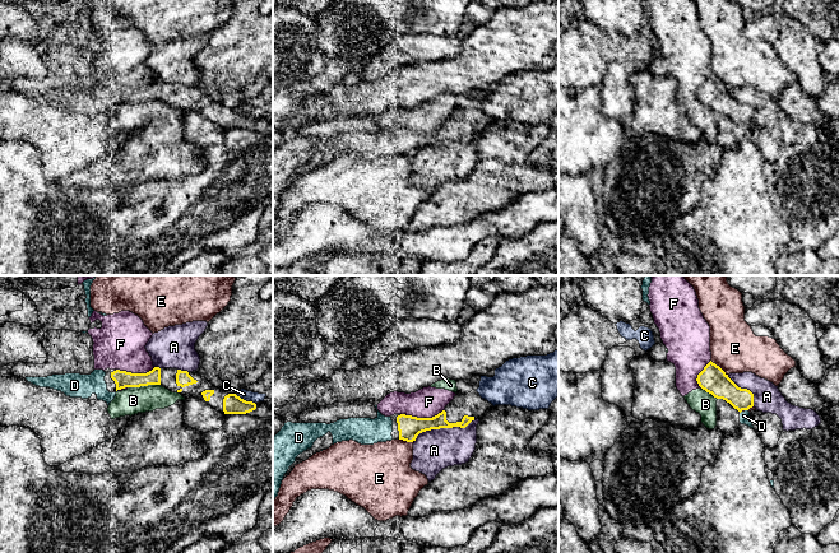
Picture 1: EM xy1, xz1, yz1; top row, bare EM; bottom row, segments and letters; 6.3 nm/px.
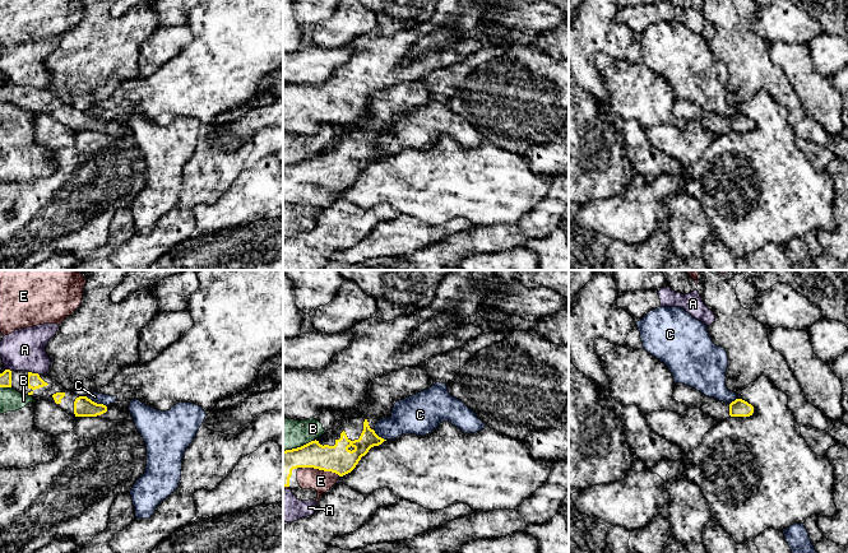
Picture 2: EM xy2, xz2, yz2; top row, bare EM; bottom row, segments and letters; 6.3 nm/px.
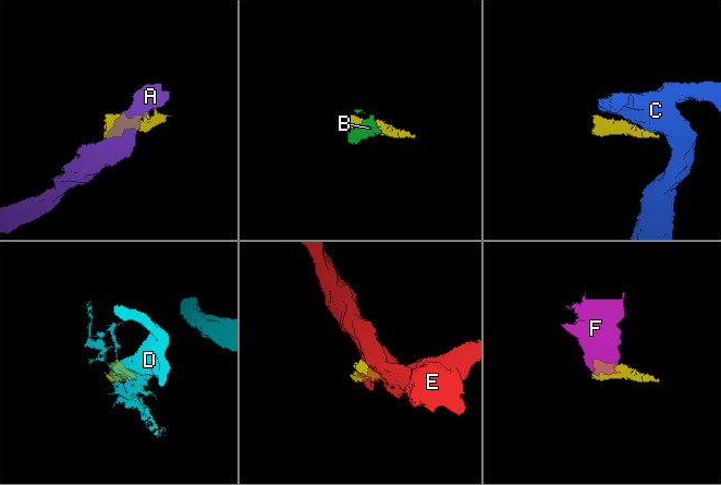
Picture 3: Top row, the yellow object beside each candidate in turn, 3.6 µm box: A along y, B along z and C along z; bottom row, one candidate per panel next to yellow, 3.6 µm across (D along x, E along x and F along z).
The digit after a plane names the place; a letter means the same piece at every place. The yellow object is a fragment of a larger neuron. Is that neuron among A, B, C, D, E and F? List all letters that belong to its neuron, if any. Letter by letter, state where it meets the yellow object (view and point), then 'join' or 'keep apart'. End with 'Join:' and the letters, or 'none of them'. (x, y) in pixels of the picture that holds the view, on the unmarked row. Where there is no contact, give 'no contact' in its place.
A: contact xz1 (443, 142); keep apart
B: contact xy1 (143, 100); keep apart
C: contact xy1 (245, 115); keep apart
D: contact yz1 (746, 124); join
E: contact xz2 (320, 184); keep apart
F: contact xz1 (422, 133); keep apart
Join: D

